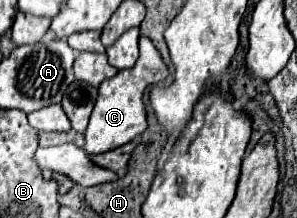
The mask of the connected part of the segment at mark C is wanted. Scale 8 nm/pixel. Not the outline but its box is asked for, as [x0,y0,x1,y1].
[84,36,168,154]

